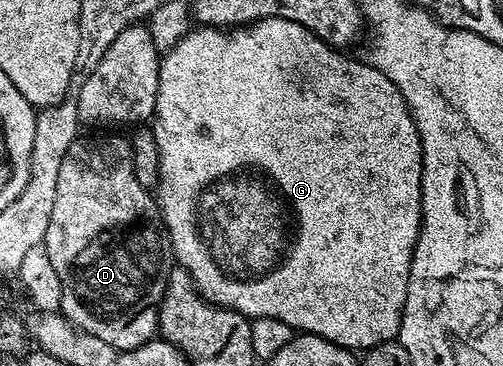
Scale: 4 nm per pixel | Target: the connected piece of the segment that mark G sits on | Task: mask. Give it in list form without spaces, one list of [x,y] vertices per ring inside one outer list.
[[[264,16],[262,20],[252,20],[242,27],[232,27],[224,30],[222,27],[195,26],[190,29],[171,49],[162,53],[159,61],[159,81],[157,82],[156,106],[153,115],[153,131],[157,150],[159,151],[159,182],[153,195],[156,204],[159,205],[159,219],[167,231],[174,259],[178,267],[185,268],[193,278],[196,292],[200,292],[209,303],[219,308],[228,308],[234,312],[240,312],[242,316],[251,320],[257,318],[281,318],[292,330],[298,330],[303,334],[320,336],[329,342],[333,342],[342,348],[352,350],[366,350],[378,344],[390,344],[398,337],[403,307],[407,297],[409,286],[409,274],[411,273],[411,255],[415,253],[415,243],[419,241],[419,225],[423,218],[423,195],[421,194],[421,170],[423,169],[423,151],[421,150],[421,138],[417,134],[417,126],[411,117],[409,106],[405,98],[401,98],[401,90],[393,86],[381,70],[377,70],[369,62],[363,64],[346,56],[346,51],[332,46],[326,39],[323,40],[315,32],[306,28],[306,23],[290,20],[284,16]]]

